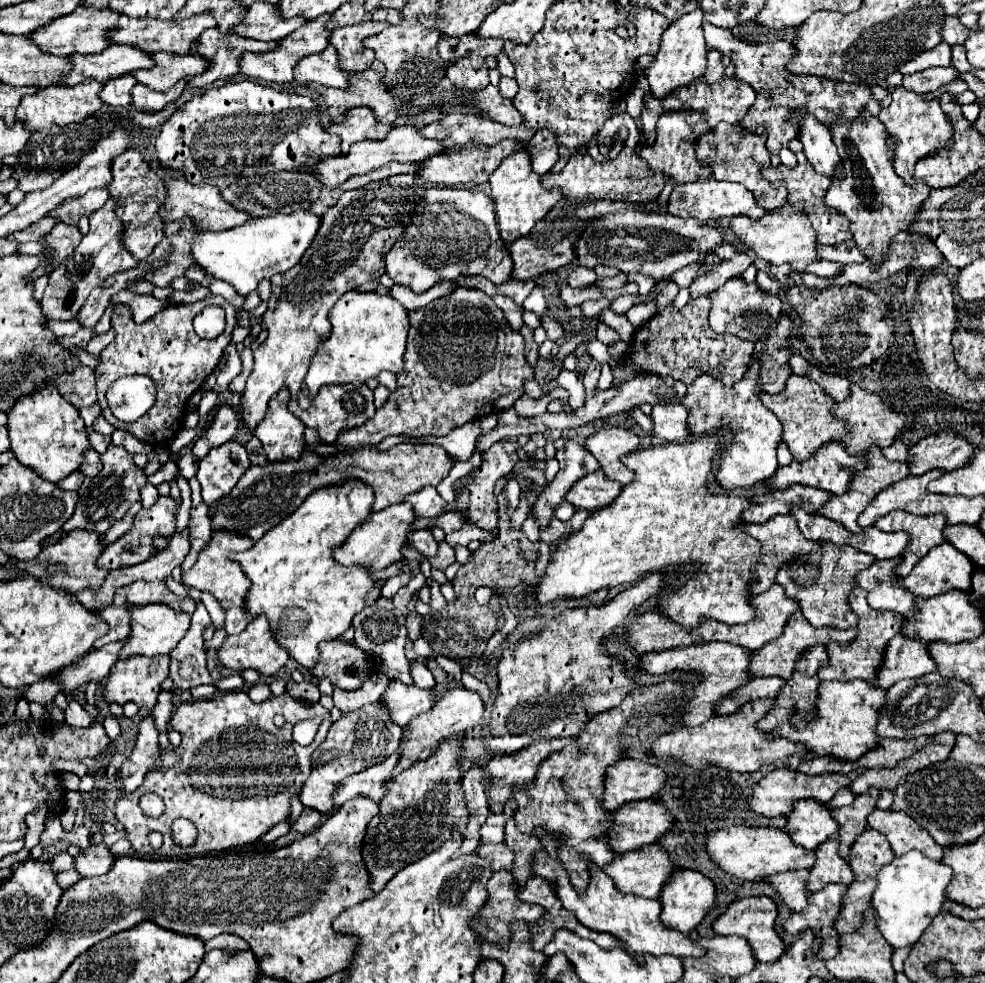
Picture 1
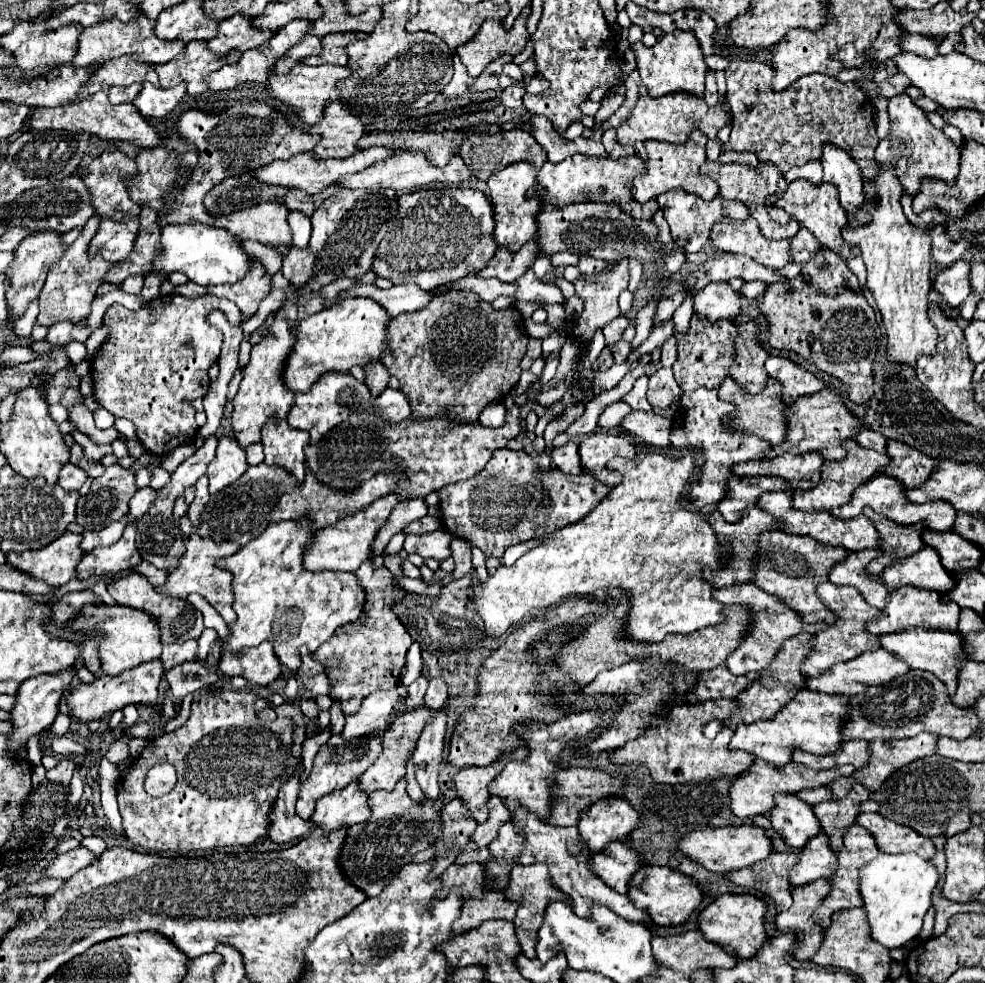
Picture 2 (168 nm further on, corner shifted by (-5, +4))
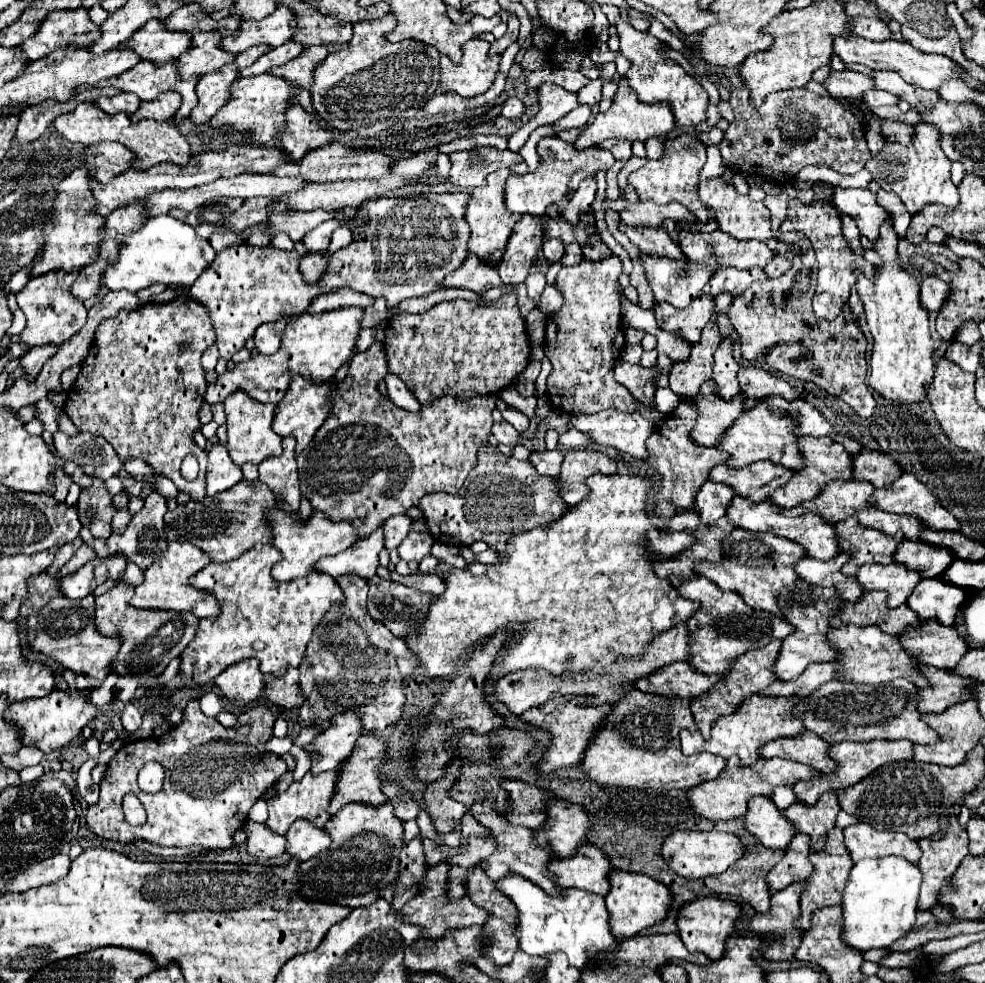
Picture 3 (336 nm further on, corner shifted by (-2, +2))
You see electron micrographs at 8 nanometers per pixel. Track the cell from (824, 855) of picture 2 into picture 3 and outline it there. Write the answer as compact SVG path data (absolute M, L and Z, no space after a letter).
M800 834L786 848L786 856L770 870L770 888L782 890L792 882L804 882L812 876L814 866L810 862L810 836Z

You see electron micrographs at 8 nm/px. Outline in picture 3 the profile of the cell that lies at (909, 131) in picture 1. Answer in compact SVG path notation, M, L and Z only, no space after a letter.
M918 122L908 148L888 140L880 154L866 162L866 170L872 172L874 180L884 190L896 192L910 214L922 210L926 204L944 204L950 208L958 204L958 188L950 180L950 160L940 148L940 130L934 124Z

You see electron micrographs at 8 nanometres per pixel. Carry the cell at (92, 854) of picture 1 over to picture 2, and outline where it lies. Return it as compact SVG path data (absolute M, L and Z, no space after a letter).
M79 846L75 850L69 850L61 856L55 856L43 870L45 878L59 878L59 880L69 880L71 874L79 872L81 868L89 866L91 862L95 862L97 856L93 852L89 852L87 848Z

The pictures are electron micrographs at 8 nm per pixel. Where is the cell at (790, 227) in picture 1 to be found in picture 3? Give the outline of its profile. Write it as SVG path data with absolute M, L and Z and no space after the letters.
M680 230L680 248L688 260L702 262L702 264L726 264L726 266L734 266L740 270L754 268L754 266L764 268L770 260L774 260L774 252L764 242L760 242L760 240L738 240L738 238L732 238L730 234L726 234L722 230L714 230L712 234Z

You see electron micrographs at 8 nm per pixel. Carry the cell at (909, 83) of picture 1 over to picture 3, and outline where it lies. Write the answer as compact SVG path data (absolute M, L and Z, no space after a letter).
M834 72L824 82L828 92L834 98L846 98L846 100L862 100L868 90L874 88L874 78L870 74L858 74L858 72Z

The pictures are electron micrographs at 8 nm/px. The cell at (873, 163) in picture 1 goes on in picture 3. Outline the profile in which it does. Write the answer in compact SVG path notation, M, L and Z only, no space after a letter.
M892 216L882 222L880 236L874 240L872 250L882 258L882 264L874 268L876 274L872 280L860 274L864 282L856 282L868 328L874 336L870 386L888 400L918 402L926 396L926 384L930 384L934 374L934 350L928 330L928 312L920 302L920 282L900 264L898 234Z

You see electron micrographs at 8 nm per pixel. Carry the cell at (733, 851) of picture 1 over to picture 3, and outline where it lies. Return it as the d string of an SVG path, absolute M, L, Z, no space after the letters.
M678 830L674 834L670 834L664 844L662 844L662 856L666 858L668 866L678 872L684 878L706 878L706 876L714 876L714 874L722 874L728 866L732 866L734 862L738 862L746 852L746 846L742 844L742 840L734 834L728 832L686 832L686 830Z

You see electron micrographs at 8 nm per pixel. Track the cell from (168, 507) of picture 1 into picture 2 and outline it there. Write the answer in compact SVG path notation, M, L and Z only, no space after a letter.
M129 524L119 542L87 552L77 564L77 576L91 578L101 574L117 574L121 570L131 570L139 562L141 556L135 546L135 524Z

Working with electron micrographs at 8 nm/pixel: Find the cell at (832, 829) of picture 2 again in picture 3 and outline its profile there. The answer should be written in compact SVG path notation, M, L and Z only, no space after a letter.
M826 792L816 806L796 802L784 810L794 824L798 824L798 832L810 836L810 848L820 852L826 846L826 834L836 826L836 816L840 812L840 802L836 792Z

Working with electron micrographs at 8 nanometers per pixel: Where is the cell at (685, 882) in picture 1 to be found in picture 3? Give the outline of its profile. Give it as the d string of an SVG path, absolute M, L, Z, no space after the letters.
M612 870L610 884L612 888L606 894L606 908L610 912L610 928L614 936L618 936L618 940L632 938L644 928L650 928L668 916L672 904L672 892L666 884L660 884L644 874L624 870Z

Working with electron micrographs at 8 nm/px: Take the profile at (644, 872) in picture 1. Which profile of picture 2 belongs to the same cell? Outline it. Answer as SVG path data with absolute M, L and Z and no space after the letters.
M611 842L605 850L597 852L589 860L589 868L613 890L625 894L629 880L643 866L639 854L635 854L623 842Z

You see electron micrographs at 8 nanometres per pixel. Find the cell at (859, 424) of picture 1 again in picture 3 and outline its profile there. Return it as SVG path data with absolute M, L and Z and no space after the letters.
M758 402L752 410L746 412L746 416L740 416L734 422L730 432L726 434L726 440L722 440L718 448L730 452L730 460L726 464L734 468L750 466L760 460L772 460L774 464L782 464L786 468L802 468L806 460L802 460L804 456L798 450L798 436L794 434L798 418L798 412L786 412L782 408L770 408L766 402Z

